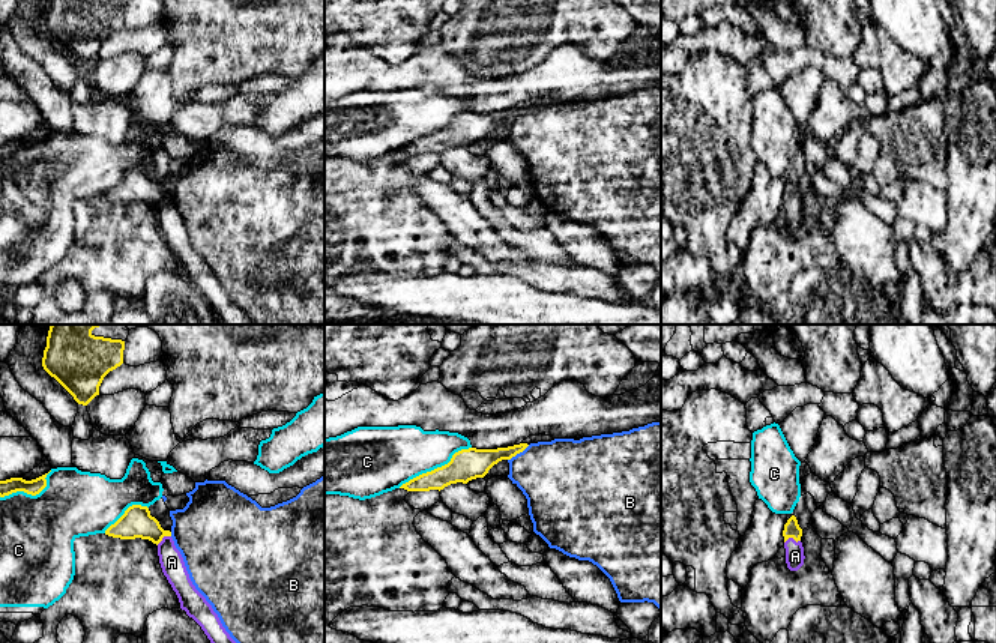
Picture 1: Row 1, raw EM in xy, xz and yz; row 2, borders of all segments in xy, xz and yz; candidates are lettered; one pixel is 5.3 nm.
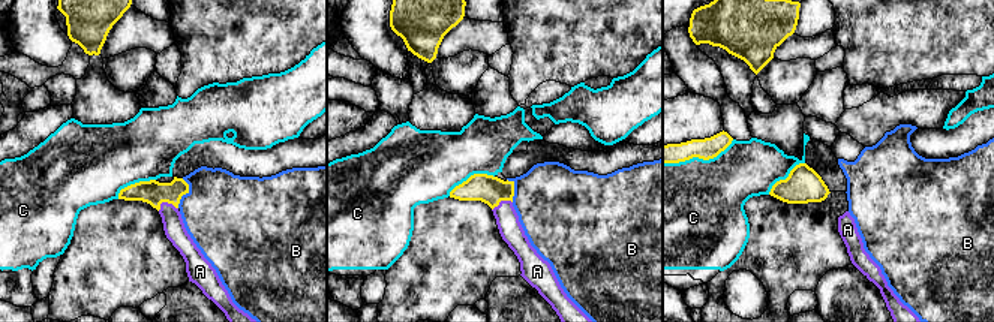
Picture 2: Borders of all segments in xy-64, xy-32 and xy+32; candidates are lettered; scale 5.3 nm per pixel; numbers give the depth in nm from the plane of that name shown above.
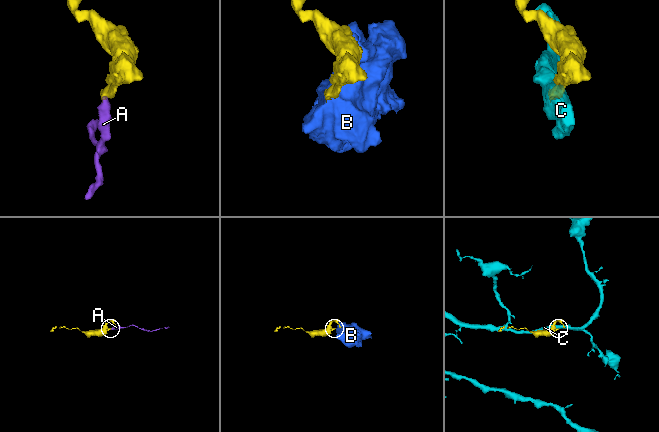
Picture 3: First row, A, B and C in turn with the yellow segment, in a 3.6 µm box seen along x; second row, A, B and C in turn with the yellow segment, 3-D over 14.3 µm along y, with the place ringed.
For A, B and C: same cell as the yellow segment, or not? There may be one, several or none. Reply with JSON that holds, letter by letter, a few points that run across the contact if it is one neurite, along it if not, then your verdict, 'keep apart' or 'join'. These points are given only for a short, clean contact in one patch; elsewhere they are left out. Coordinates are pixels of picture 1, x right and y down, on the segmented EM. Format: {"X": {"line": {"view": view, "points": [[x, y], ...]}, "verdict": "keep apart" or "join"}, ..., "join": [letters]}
{"A": {"line": {"view": "yz", "points": [[792, 529], [792, 537], [795, 556]]}, "verdict": "join"}, "B": {"line": {"view": "xz", "points": [[529, 445], [508, 460]]}, "verdict": "keep apart"}, "C": {"verdict": "keep apart"}, "join": ["A"]}

